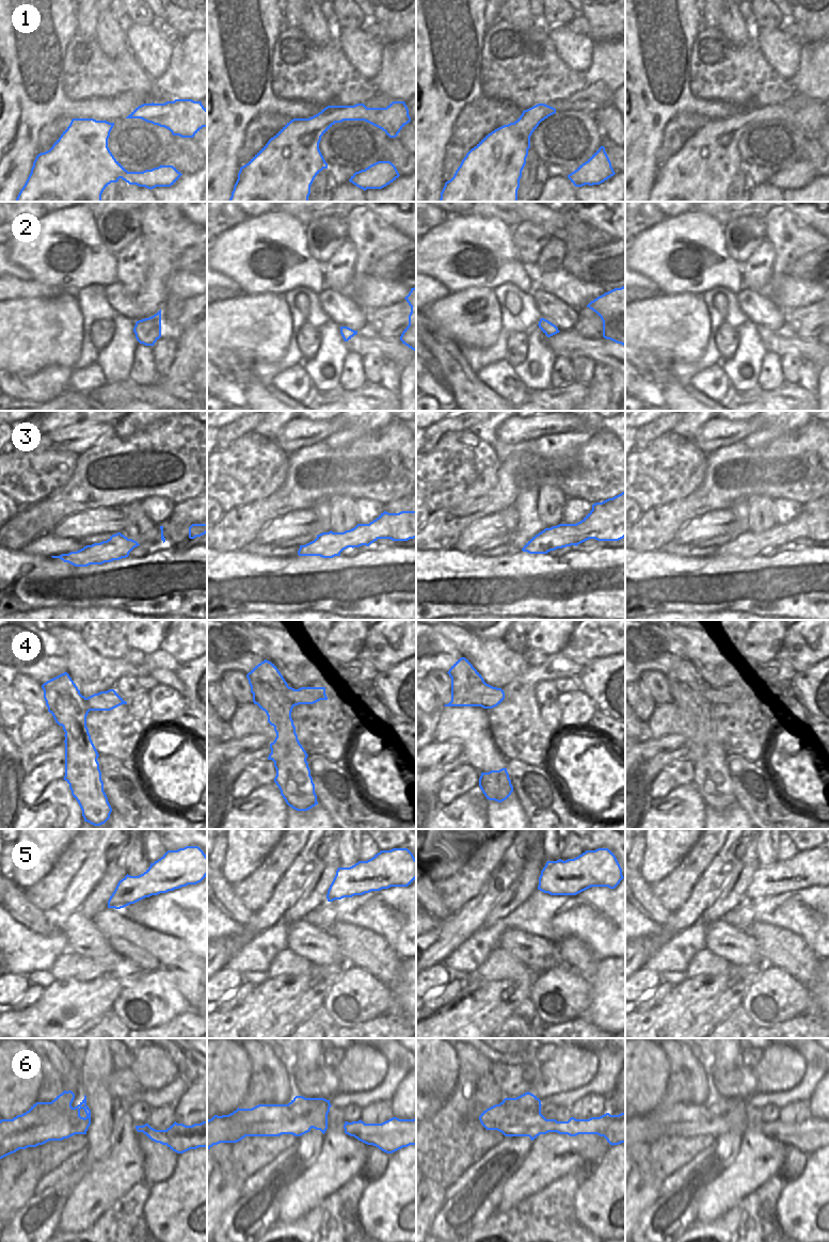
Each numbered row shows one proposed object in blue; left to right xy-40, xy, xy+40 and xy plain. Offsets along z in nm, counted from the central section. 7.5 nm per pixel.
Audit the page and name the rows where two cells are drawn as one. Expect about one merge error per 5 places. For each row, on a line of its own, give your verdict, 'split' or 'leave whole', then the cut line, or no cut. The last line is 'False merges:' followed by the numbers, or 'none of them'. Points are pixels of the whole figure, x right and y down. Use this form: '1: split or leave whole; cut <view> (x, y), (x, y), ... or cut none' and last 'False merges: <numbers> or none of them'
1: leave whole; cut none
2: leave whole; cut none
3: leave whole; cut none
4: split; cut xy-40 (70, 699), (75, 707), (82, 707), (85, 703), (91, 710)
5: leave whole; cut none
6: leave whole; cut none
False merges: 4

